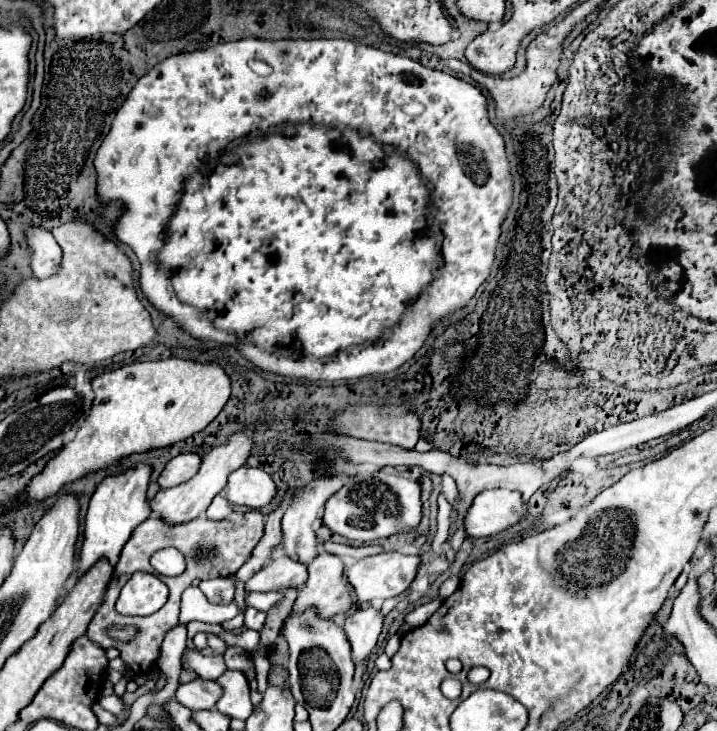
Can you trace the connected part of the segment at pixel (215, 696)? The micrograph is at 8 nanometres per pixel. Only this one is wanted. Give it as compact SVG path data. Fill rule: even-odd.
M195 680L189 684L181 684L175 692L179 704L189 710L211 710L221 698L221 686L215 680Z

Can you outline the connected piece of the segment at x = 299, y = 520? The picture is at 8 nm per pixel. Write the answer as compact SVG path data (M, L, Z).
M323 476L323 478L317 478L313 482L309 482L305 486L305 490L301 490L289 510L285 512L281 524L283 524L283 550L285 554L291 558L291 560L301 560L303 564L309 564L313 560L313 556L317 556L317 538L315 538L315 532L313 532L313 520L319 516L319 512L323 510L323 504L327 502L329 496L333 496L341 486L343 486L343 478L345 476Z

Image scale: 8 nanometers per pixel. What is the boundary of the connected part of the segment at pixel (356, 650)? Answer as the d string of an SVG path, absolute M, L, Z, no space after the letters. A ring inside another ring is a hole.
M373 606L367 610L357 610L353 616L347 616L343 630L351 644L351 660L355 664L363 662L371 654L381 634L381 626L383 618Z

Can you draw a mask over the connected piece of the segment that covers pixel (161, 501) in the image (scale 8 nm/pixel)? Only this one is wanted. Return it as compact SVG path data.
M245 428L245 430L241 430L241 432L233 434L233 436L229 436L229 442L227 444L217 446L207 456L203 456L201 468L199 468L199 472L191 480L187 480L187 482L183 482L179 486L173 486L173 488L159 490L155 494L155 498L149 500L151 514L153 516L159 516L165 524L171 524L171 526L173 524L189 522L189 520L197 518L199 514L203 514L209 508L211 500L225 488L227 476L233 470L237 470L237 468L241 468L245 464L245 460L249 456L249 450L251 450L251 444L253 444L251 442L251 436L253 436L253 432L249 428Z

